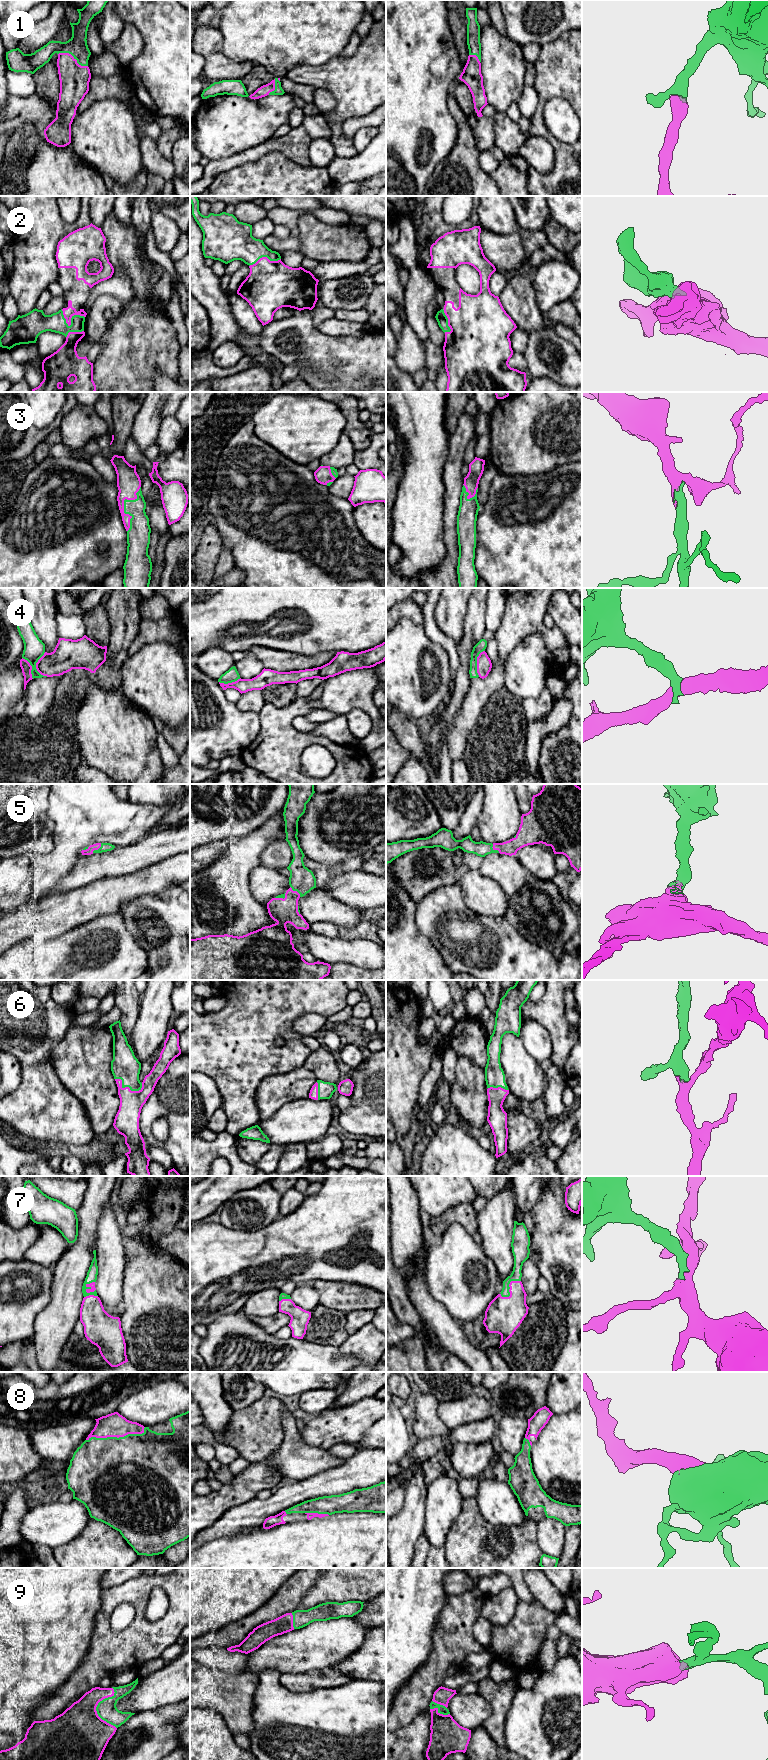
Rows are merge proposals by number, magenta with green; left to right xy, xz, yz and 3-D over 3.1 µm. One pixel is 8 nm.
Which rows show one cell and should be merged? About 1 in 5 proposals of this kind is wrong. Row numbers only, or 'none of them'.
1, 2, 3, 5, 6, 7, 8, 9

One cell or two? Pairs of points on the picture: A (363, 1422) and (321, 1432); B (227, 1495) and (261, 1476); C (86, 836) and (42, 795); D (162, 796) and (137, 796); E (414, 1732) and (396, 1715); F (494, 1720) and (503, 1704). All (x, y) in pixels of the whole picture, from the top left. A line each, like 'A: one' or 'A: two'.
A: one
B: one
C: two
D: one
E: two
F: one

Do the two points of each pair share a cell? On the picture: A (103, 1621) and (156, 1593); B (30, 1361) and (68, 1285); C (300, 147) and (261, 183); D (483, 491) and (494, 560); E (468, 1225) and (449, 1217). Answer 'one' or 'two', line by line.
A: two
B: two
C: two
D: two
E: one

